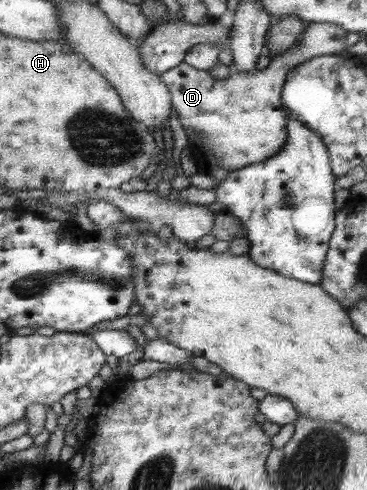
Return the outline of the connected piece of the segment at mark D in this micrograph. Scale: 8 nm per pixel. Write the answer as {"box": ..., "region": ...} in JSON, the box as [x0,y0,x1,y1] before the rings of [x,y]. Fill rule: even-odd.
{"box":[162,23,348,170],"region":[[[311,23],[304,31],[302,40],[278,57],[271,58],[271,62],[265,69],[255,69],[248,73],[234,72],[228,79],[215,78],[208,70],[199,70],[187,63],[162,73],[162,79],[166,85],[169,85],[171,91],[172,109],[181,119],[188,140],[196,143],[198,147],[204,146],[207,149],[206,154],[212,154],[218,160],[218,167],[222,169],[236,170],[247,165],[262,163],[280,153],[288,139],[287,117],[282,100],[287,73],[310,58],[327,57],[346,50],[348,47],[346,34],[344,28],[333,23]]]}

